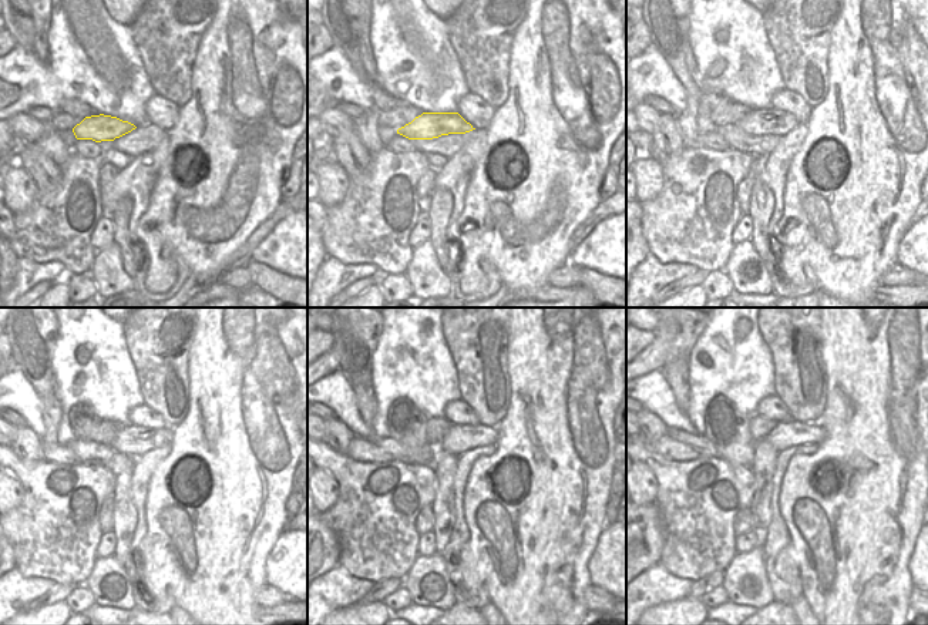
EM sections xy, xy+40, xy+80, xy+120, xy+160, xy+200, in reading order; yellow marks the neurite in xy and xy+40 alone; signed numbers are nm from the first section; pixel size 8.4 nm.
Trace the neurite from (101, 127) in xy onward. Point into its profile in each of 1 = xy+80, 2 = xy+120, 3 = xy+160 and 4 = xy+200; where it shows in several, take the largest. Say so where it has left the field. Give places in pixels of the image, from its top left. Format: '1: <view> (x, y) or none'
1: xy+80 (773, 121)
2: xy+120 (134, 440)
3: xy+160 (460, 437)
4: xy+200 (790, 433)

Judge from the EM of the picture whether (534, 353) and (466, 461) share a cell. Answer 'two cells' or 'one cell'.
two cells

